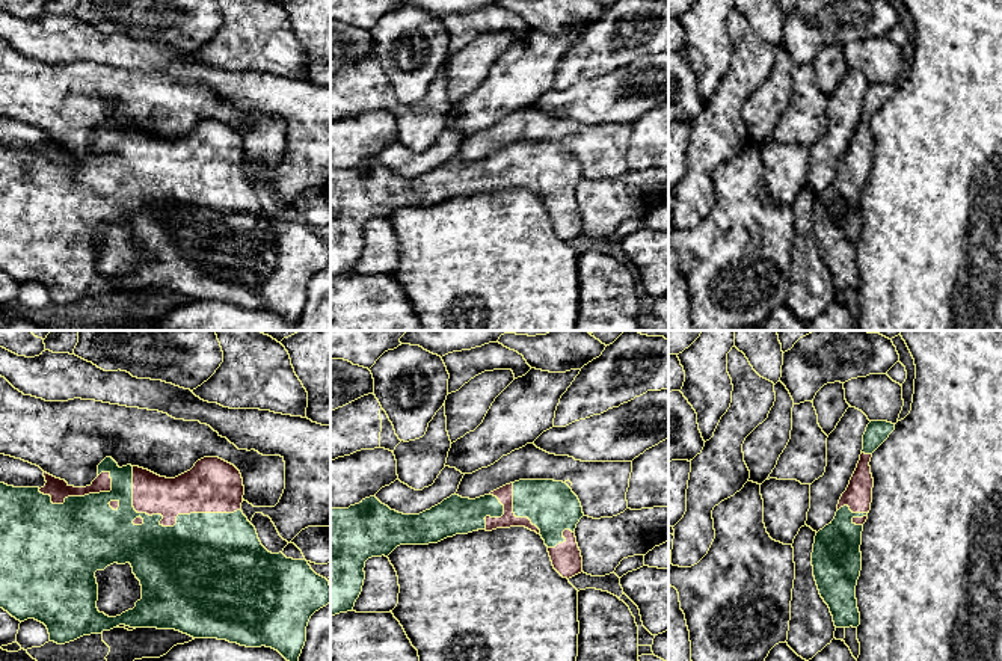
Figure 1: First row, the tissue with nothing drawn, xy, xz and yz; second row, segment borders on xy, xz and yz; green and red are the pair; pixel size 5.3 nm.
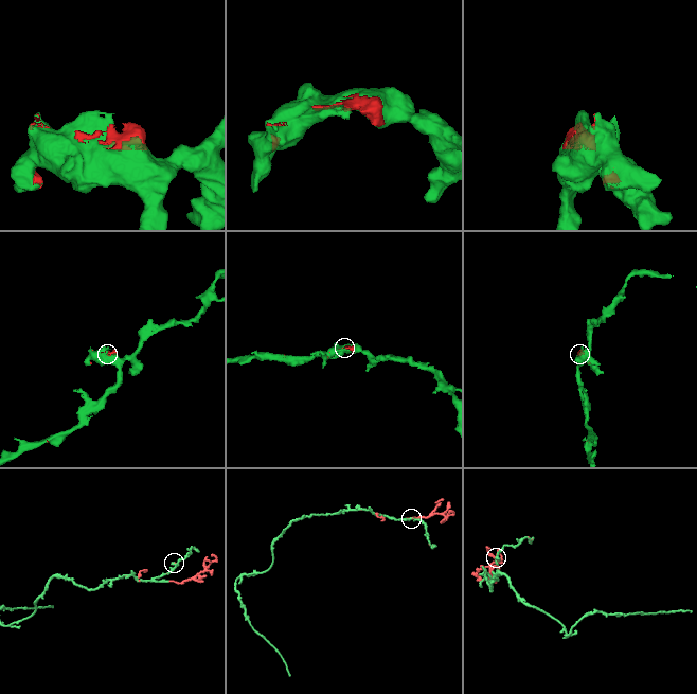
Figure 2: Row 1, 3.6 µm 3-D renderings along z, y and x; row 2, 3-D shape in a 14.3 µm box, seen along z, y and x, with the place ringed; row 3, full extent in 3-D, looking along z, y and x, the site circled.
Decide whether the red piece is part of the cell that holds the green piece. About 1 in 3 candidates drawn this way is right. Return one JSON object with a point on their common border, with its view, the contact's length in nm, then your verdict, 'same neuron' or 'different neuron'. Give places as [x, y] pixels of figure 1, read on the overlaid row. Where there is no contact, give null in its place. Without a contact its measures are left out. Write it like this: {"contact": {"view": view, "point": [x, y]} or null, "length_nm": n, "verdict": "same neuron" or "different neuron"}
{"contact": {"view": "xy", "point": [165, 527]}, "length_nm": 650, "verdict": "same neuron"}

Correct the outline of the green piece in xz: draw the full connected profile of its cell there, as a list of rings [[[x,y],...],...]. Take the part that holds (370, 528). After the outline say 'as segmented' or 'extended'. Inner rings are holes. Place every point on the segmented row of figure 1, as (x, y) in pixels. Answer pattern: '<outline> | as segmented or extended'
[[[519,480],[475,500],[454,493],[420,515],[391,510],[376,497],[349,509],[330,509],[330,616],[353,611],[362,592],[368,558],[388,557],[400,545],[438,543],[478,530],[525,527],[536,531],[548,546],[554,569],[569,580],[582,572],[582,557],[575,537],[576,524],[582,516],[578,497],[566,483],[554,480]]] | extended

